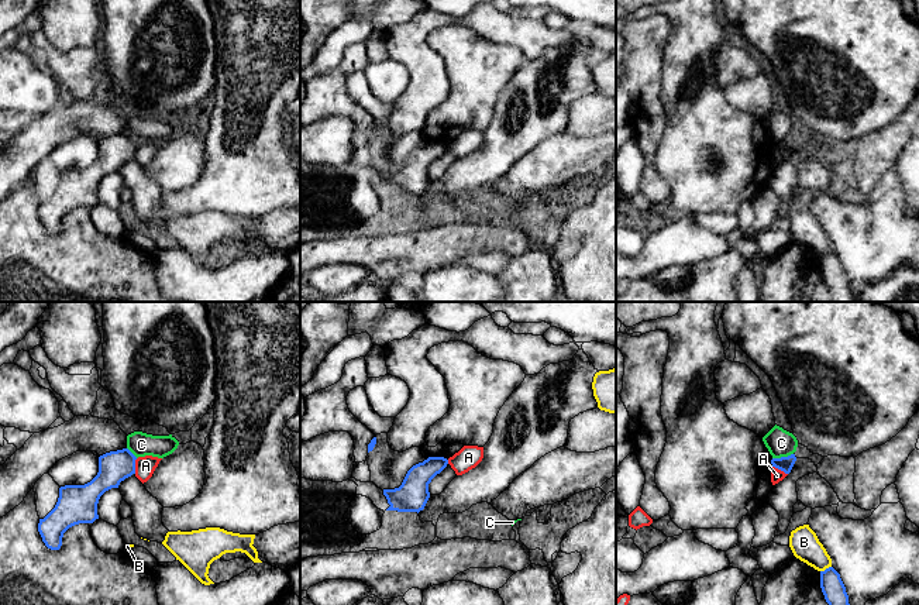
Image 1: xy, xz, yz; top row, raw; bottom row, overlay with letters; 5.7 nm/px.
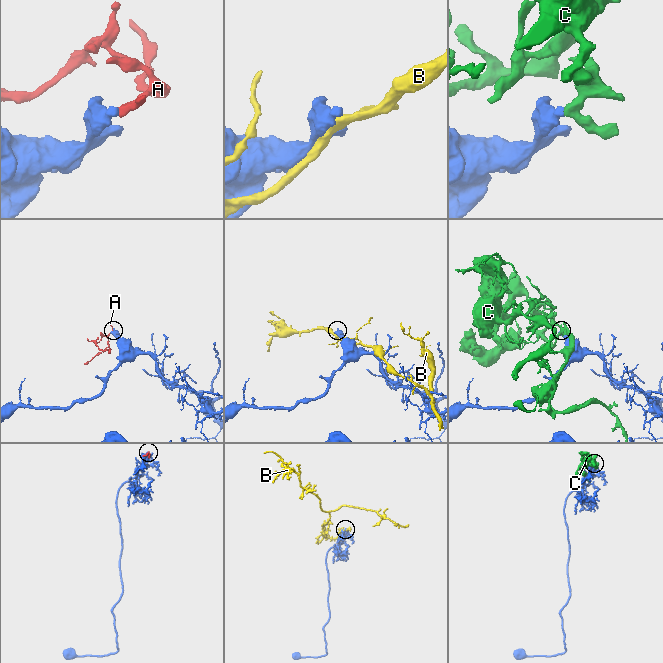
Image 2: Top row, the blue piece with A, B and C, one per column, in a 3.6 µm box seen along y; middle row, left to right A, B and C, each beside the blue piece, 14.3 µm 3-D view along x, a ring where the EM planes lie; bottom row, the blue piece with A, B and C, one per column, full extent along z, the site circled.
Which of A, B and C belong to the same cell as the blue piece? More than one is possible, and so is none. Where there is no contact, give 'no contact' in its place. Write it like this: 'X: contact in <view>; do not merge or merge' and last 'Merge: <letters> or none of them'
A: contact in xy; do not merge
B: contact in yz; do not merge
C: contact in yz; do not merge
Merge: none of them

